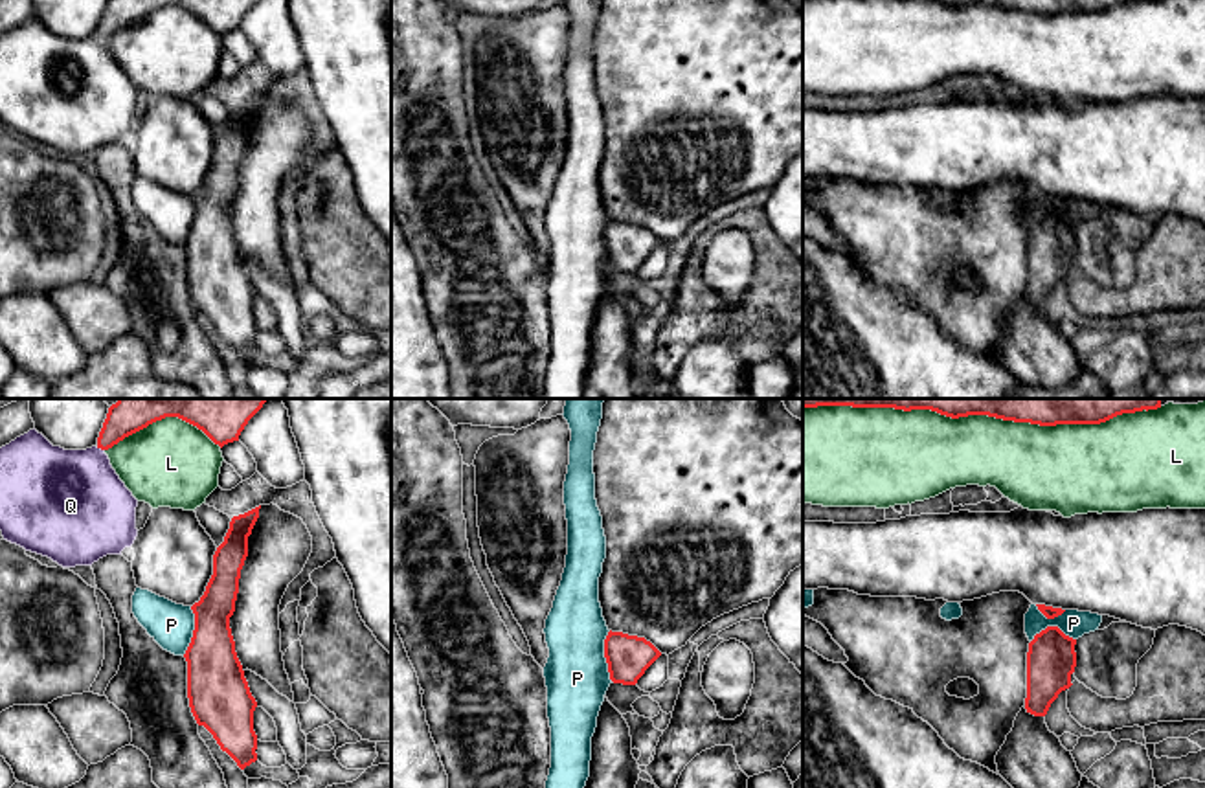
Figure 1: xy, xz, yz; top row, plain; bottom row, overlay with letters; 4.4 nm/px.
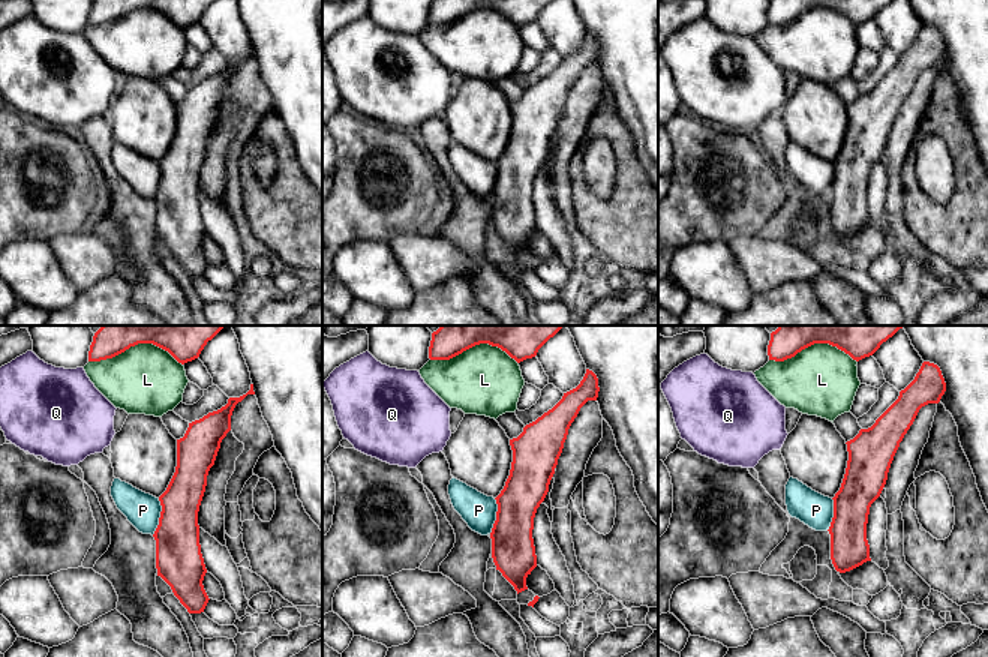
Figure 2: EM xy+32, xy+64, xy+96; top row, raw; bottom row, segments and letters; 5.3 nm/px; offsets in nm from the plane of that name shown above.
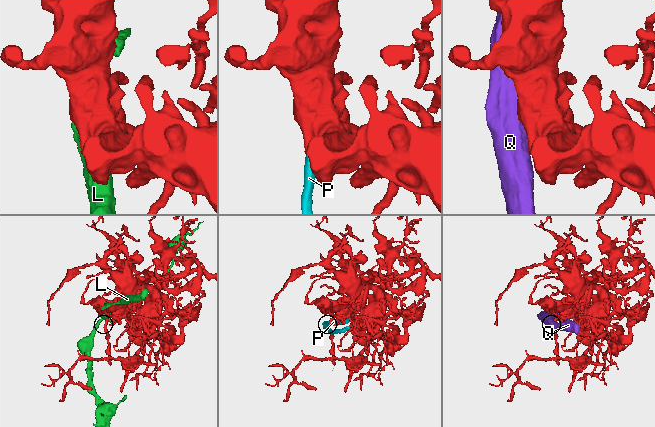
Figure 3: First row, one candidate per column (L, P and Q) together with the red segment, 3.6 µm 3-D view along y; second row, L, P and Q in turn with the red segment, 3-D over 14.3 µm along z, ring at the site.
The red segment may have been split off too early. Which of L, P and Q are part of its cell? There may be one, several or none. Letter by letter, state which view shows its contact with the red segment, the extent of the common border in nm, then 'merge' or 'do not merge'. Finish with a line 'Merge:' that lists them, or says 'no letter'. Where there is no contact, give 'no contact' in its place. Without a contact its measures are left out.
L: contact in xy; length 500 nm; do not merge
P: contact in xz; length 220 nm; do not merge
Q: contact in xy; length 40 nm; do not merge
Merge: no letter

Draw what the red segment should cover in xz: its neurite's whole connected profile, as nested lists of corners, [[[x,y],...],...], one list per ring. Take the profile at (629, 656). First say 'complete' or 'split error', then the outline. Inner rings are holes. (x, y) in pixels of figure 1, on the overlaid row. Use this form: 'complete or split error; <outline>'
complete; [[[608,632],[604,658],[614,683],[636,685],[661,652],[645,637]]]

